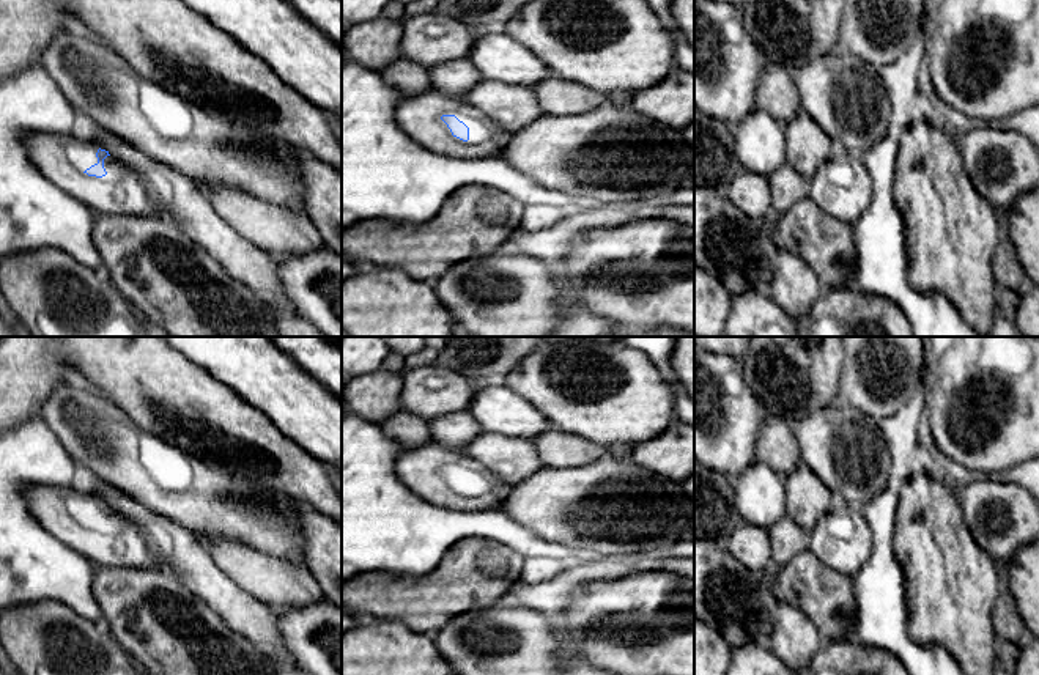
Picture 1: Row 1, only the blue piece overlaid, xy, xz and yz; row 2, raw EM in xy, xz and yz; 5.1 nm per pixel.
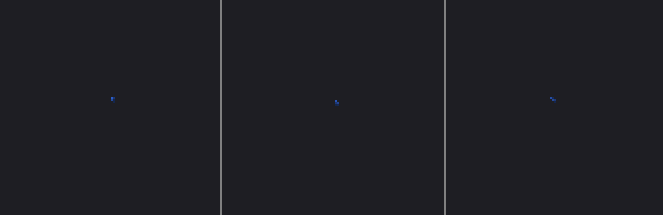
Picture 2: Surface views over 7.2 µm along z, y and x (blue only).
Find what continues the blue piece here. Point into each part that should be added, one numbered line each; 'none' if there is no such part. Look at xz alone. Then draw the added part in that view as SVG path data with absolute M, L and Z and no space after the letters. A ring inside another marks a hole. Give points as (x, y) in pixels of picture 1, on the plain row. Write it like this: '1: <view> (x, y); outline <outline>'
1: xz (419, 468); outline M438 442L403 448L397 456L397 474L422 499L460 511L499 510L512 485L496 477L466 452ZM442 467L455 467L469 480L469 492L452 488Z

